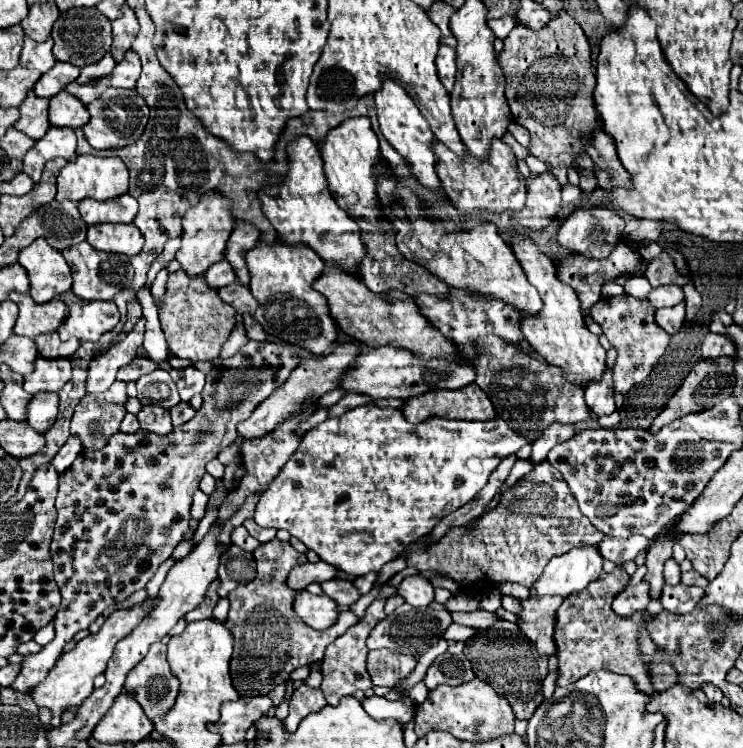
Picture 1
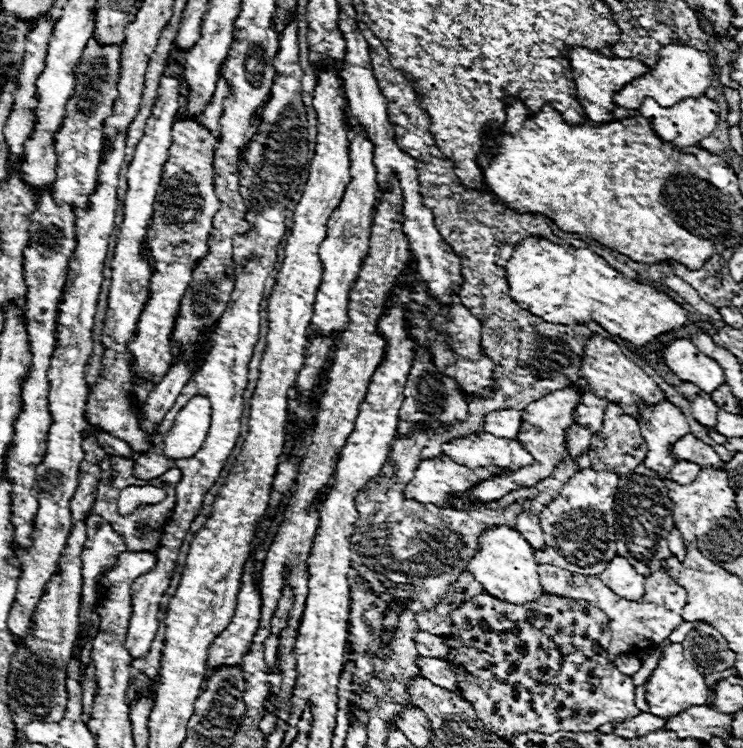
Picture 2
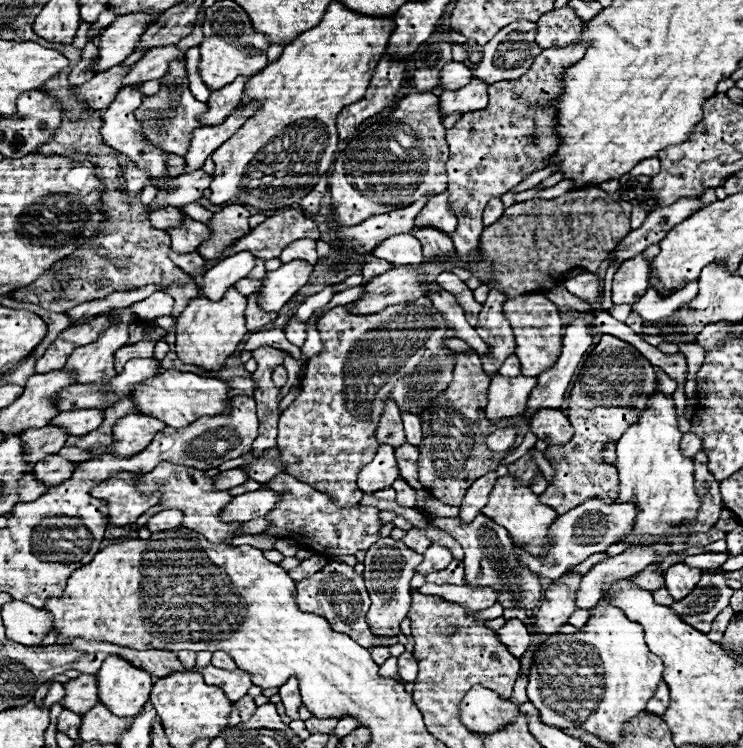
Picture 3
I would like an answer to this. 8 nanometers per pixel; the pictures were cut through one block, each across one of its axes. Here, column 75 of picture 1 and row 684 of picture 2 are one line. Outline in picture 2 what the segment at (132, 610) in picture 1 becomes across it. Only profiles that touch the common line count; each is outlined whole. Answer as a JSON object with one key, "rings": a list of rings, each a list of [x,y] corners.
{"rings":[[[670,644],[664,648],[664,656],[660,664],[654,668],[654,672],[648,678],[648,692],[646,700],[650,706],[650,712],[660,718],[670,718],[680,712],[684,712],[690,706],[710,706],[714,698],[714,690],[706,686],[704,676],[684,658],[680,644]]]}

